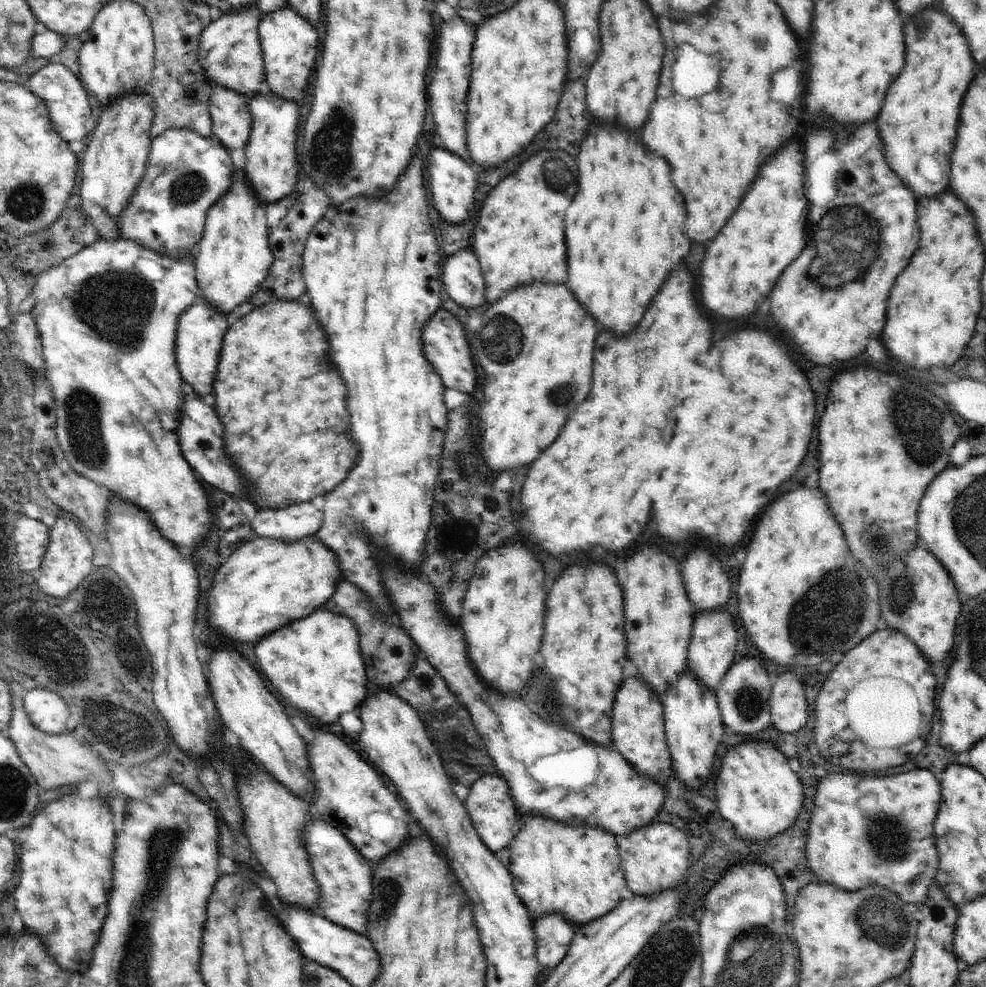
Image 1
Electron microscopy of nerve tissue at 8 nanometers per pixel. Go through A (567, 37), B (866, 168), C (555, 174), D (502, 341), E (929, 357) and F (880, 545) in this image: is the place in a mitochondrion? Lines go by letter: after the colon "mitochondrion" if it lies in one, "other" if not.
A: other
B: other
C: mitochondrion
D: mitochondrion
E: other
F: mitochondrion

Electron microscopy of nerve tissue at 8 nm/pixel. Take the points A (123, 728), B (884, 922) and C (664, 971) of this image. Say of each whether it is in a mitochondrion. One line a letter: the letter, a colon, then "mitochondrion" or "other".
A: mitochondrion
B: mitochondrion
C: mitochondrion

